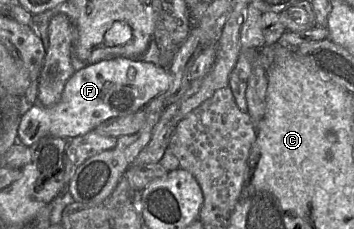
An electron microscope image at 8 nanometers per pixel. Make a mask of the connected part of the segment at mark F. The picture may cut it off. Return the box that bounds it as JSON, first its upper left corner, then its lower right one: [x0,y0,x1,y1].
[17,57,172,147]

